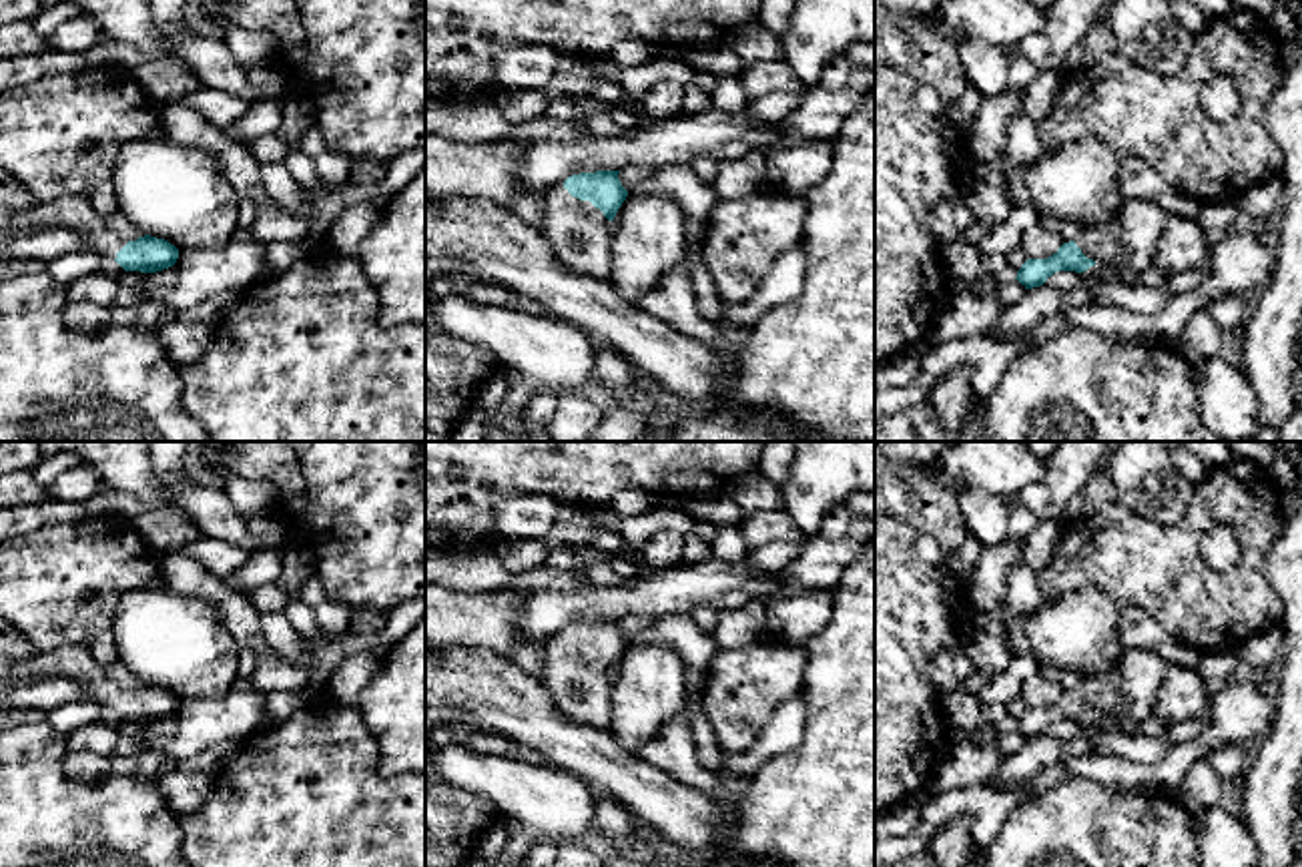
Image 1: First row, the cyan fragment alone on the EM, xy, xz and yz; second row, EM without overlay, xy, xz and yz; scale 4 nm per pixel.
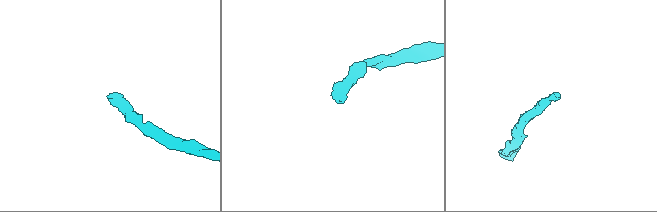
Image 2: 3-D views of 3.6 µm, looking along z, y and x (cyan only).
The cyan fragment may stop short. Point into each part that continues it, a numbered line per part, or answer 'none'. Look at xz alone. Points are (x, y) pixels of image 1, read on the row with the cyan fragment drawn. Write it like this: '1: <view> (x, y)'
1: xz (578, 233)

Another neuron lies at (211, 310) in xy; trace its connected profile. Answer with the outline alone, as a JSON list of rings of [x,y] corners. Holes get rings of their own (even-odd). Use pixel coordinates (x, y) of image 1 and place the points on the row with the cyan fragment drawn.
[[[249,289],[241,291],[221,291],[203,303],[187,309],[175,309],[173,321],[185,323],[209,323],[217,325],[221,317],[247,293]]]

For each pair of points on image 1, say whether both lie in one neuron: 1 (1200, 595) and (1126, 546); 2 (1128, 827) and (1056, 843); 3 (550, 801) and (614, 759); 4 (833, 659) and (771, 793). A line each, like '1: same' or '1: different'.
1: same
2: same
3: different
4: same

